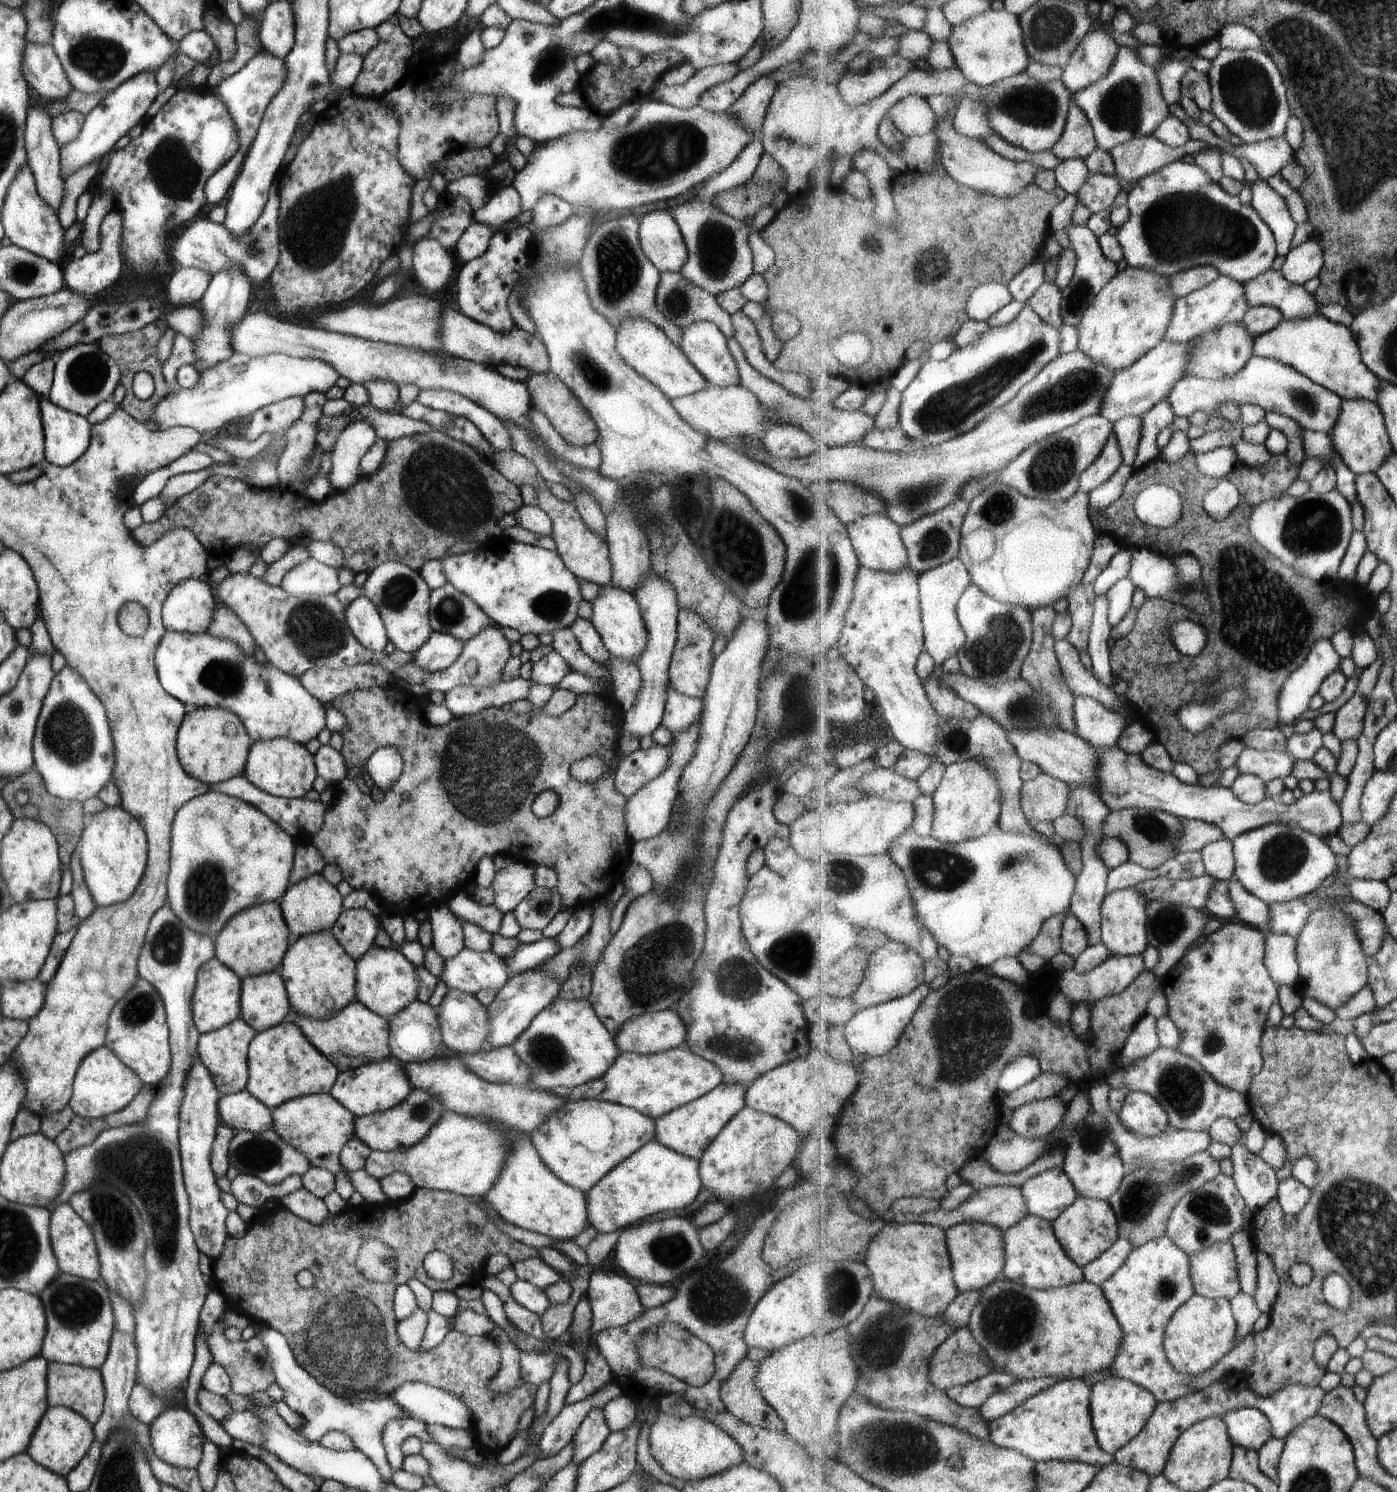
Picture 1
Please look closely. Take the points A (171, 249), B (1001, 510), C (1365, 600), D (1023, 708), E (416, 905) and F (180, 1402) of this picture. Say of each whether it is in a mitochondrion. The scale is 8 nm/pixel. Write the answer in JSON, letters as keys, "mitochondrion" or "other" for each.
{"A":"other","B":"mitochondrion","C":"other","D":"mitochondrion","E":"other","F":"other"}

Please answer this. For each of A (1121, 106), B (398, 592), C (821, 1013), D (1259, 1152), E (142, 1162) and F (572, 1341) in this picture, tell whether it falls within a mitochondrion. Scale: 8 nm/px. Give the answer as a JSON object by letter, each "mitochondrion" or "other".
{"A":"mitochondrion","B":"mitochondrion","C":"other","D":"other","E":"mitochondrion","F":"other"}

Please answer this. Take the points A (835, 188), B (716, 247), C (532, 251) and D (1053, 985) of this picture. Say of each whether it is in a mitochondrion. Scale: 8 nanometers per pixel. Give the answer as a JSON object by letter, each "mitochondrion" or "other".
{"A":"other","B":"mitochondrion","C":"other","D":"other"}

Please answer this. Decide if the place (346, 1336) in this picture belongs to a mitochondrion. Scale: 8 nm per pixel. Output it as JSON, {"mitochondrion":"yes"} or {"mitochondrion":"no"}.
{"mitochondrion":"yes"}

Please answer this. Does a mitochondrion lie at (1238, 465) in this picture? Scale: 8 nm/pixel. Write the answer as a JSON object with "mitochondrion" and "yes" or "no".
{"mitochondrion":"no"}

